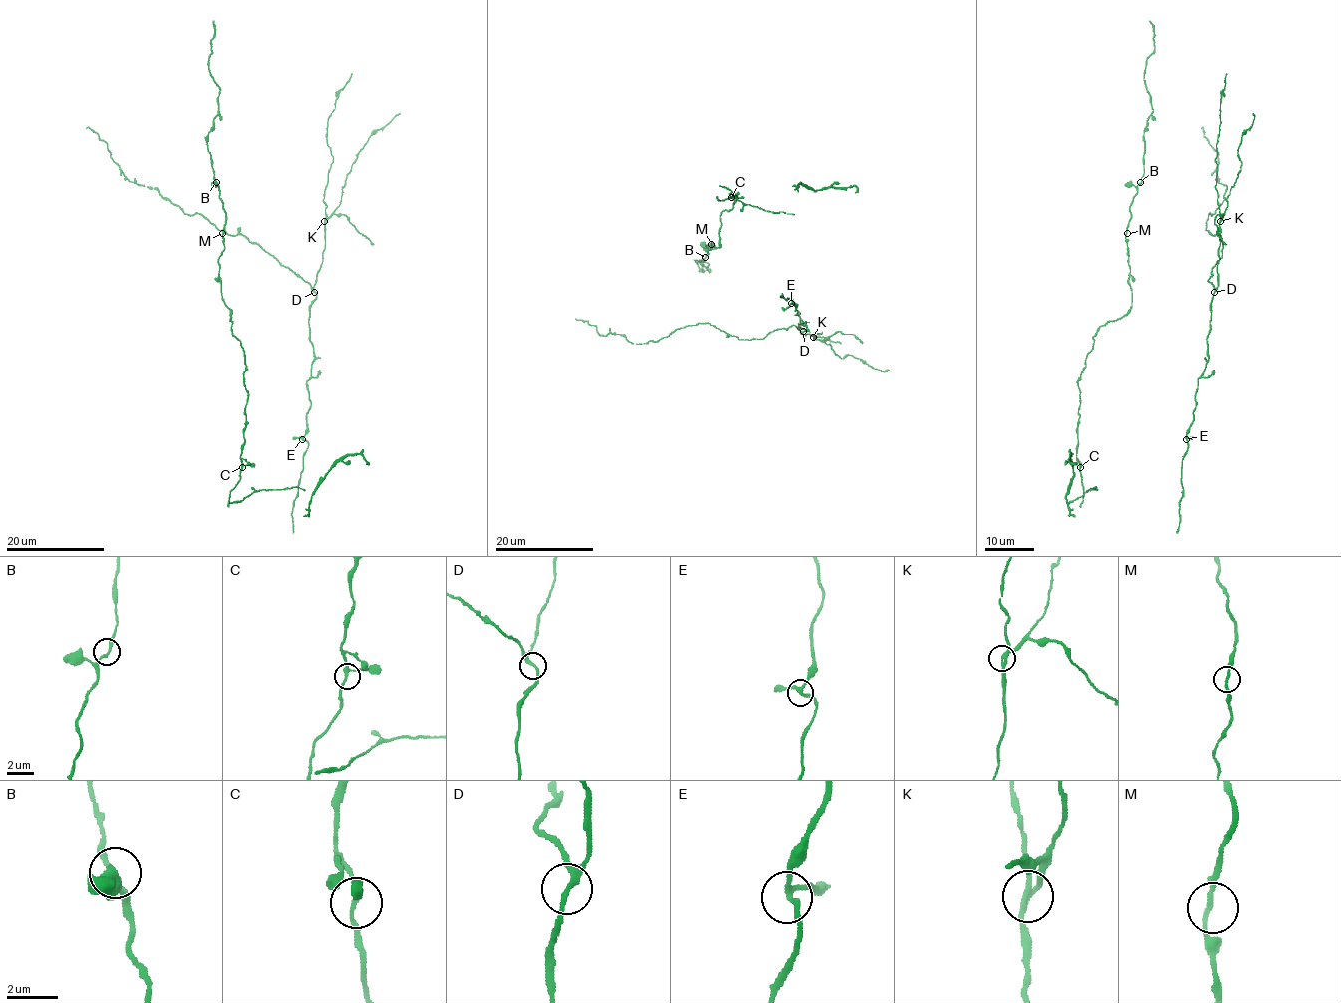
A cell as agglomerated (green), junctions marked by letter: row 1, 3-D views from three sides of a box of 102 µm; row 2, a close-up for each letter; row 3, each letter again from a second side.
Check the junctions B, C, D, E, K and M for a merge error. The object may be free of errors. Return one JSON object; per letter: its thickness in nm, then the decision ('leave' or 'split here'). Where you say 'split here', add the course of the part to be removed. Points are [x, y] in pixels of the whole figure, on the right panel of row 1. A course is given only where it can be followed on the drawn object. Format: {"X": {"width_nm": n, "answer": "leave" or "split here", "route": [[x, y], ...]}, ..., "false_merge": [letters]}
{"B": {"width_nm": 170, "answer": "leave"}, "C": {"width_nm": 180, "answer": "leave"}, "D": {"width_nm": 200, "answer": "leave"}, "E": {"width_nm": 190, "answer": "leave"}, "K": {"width_nm": 180, "answer": "split here", "route": [[1220, 221], [1227, 205], [1230, 188], [1242, 164], [1237, 149], [1241, 137], [1252, 126], [1253, 113]]}, "M": {"width_nm": 180, "answer": "leave"}, "false_merge": ["K"]}

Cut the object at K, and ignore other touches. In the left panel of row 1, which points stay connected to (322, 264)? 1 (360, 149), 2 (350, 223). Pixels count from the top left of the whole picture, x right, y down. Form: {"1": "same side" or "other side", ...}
{"1": "other side", "2": "other side"}

